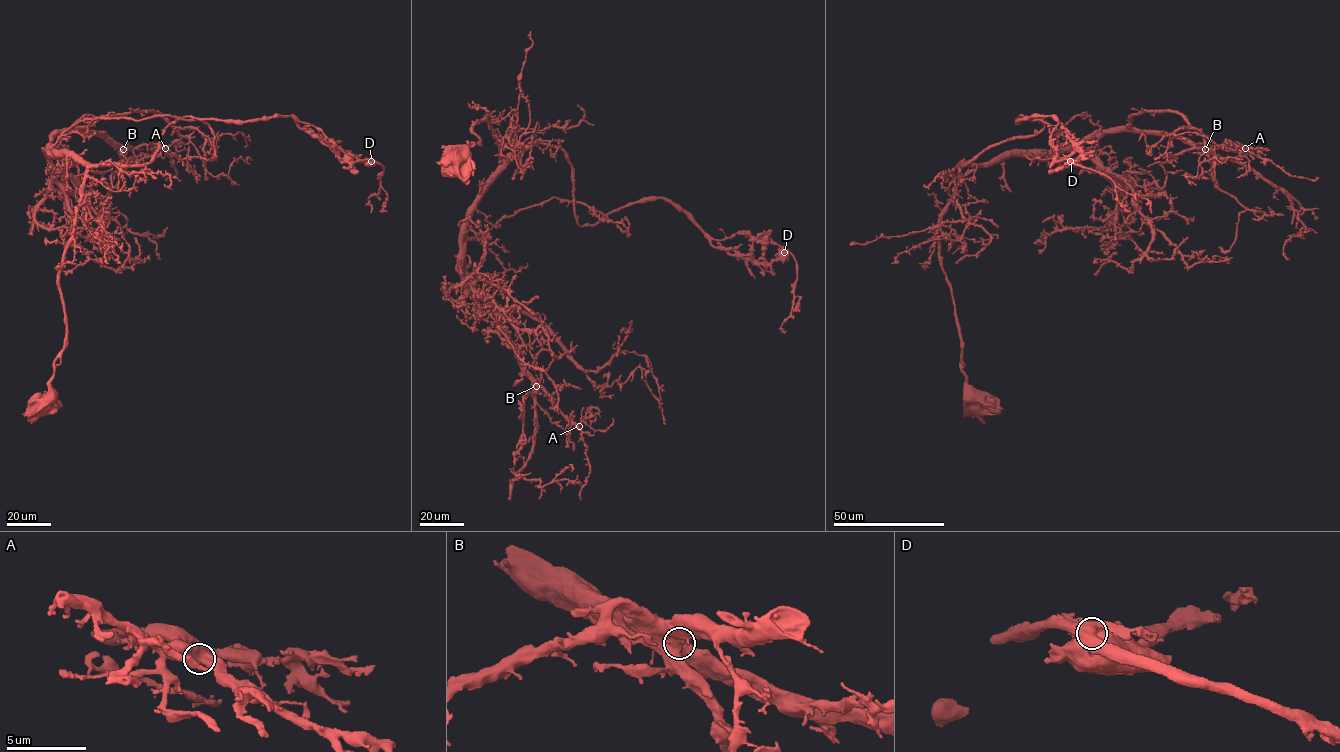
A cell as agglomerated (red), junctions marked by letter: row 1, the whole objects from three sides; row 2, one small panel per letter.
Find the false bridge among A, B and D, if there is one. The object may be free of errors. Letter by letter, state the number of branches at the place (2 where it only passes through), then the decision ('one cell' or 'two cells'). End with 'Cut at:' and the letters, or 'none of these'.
A: 1 branches meet; one cell
B: 1 branches meet; one cell
D: 1 branches meet; two cells
Cut at: D

